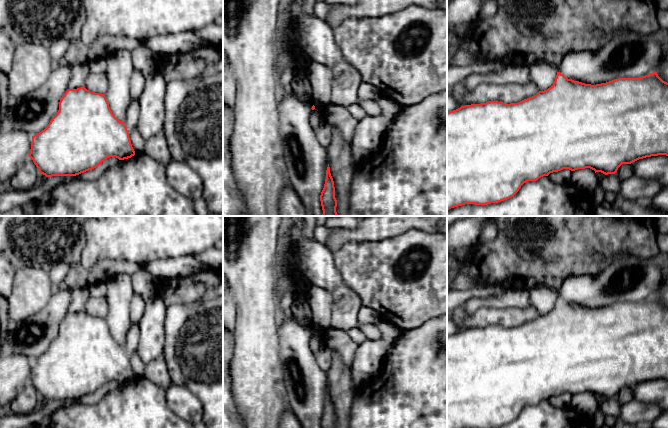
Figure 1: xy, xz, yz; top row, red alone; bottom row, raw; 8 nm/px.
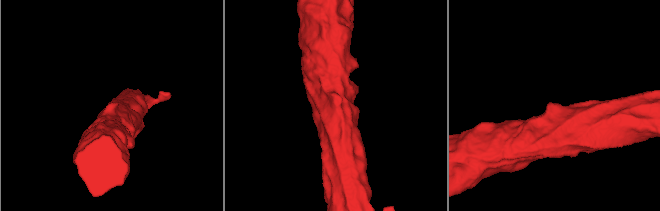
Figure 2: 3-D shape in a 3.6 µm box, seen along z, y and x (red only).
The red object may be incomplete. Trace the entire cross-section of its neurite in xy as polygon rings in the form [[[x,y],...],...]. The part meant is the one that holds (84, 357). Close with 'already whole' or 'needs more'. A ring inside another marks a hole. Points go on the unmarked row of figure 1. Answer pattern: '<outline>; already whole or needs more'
[[[84,310],[64,317],[57,338],[44,354],[32,360],[29,377],[39,396],[46,401],[76,400],[110,381],[124,384],[134,379],[129,355],[110,334],[105,318],[91,316]]]; already whole

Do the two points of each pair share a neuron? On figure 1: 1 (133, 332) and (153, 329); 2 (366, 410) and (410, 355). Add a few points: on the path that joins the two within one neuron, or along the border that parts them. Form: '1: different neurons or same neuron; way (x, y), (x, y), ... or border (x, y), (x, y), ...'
1: different neurons; border (138, 324), (139, 343), (136, 350)
2: same neuron; way (384, 407), (387, 407), (410, 384), (410, 373)

